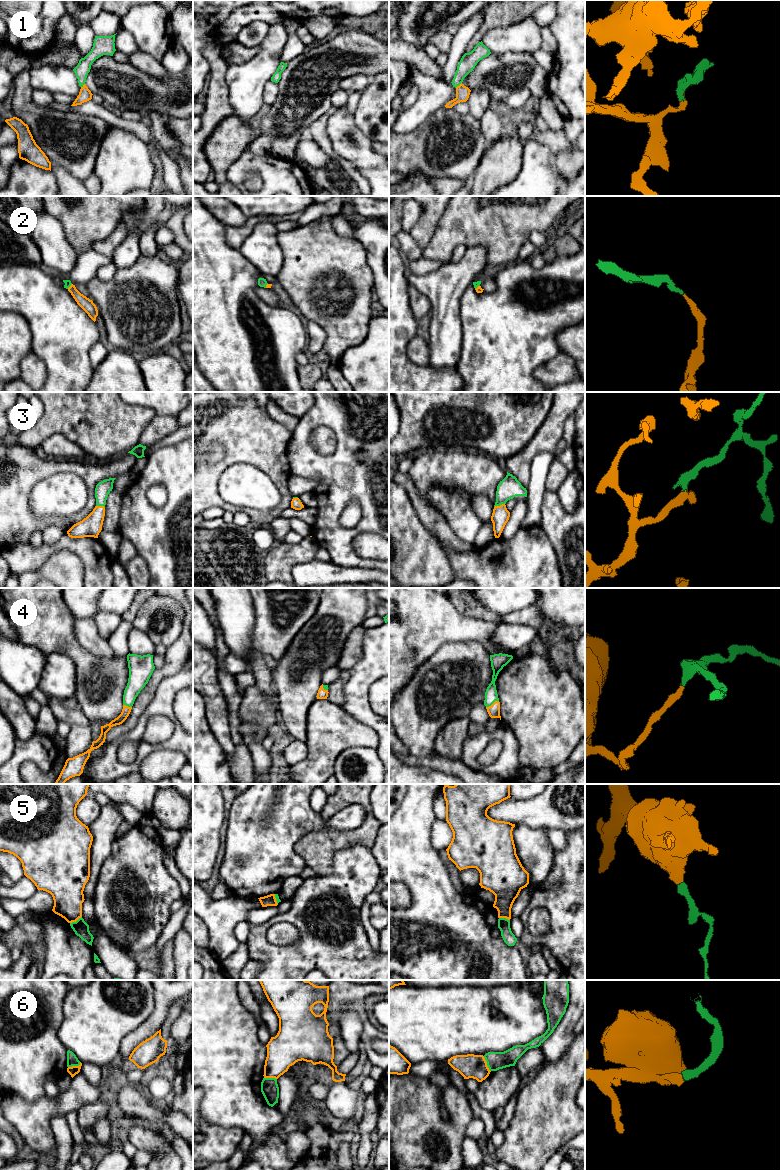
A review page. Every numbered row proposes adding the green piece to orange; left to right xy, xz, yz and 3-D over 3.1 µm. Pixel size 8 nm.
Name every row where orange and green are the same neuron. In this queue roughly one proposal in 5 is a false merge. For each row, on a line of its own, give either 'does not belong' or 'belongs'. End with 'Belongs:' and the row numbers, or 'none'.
1: belongs
2: belongs
3: belongs
4: belongs
5: belongs
6: does not belong
Belongs: 1, 2, 3, 4, 5

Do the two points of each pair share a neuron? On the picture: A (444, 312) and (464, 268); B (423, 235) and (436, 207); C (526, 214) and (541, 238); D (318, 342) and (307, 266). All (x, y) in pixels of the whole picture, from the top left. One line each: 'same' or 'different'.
A: same
B: same
C: different
D: different

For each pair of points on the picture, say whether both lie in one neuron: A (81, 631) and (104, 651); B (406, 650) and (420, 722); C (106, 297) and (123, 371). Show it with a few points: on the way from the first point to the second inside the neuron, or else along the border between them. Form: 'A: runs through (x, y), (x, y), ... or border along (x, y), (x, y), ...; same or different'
A: runs through (87, 636), (98, 646); same
B: border along (426, 660), (399, 691); different
C: border along (110, 347), (116, 347), (130, 353); different

